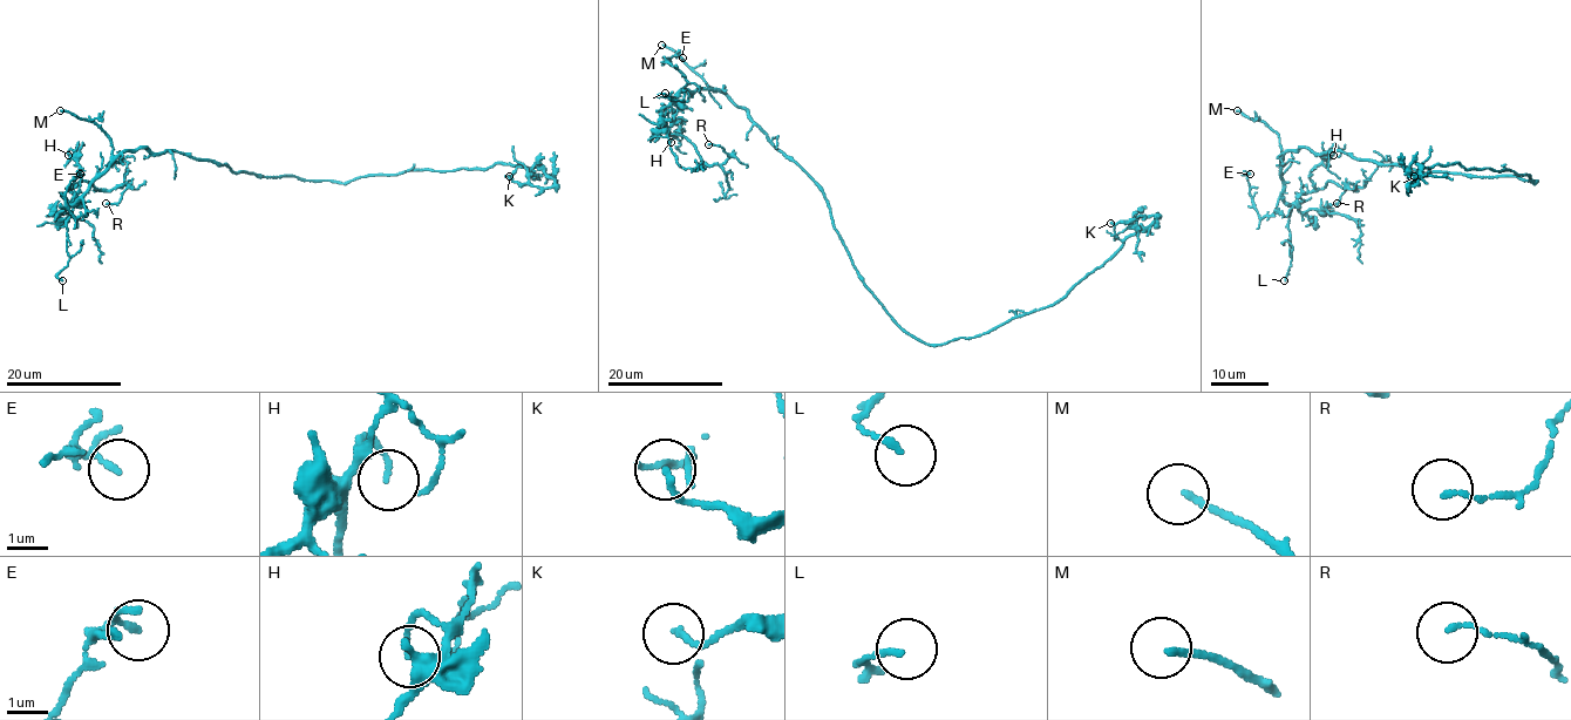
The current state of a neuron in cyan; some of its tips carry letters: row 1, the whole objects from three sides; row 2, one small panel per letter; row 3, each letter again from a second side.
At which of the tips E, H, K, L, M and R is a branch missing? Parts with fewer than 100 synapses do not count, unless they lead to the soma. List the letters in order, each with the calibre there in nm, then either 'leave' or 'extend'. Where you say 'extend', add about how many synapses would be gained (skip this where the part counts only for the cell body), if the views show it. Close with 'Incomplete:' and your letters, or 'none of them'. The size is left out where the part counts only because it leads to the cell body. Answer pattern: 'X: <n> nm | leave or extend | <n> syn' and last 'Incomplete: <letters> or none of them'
E: 110 nm | leave
H: 100 nm | leave
K: 130 nm | leave
L: 140 nm | leave
M: 140 nm | extend
R: 110 nm | leave
Incomplete: M

